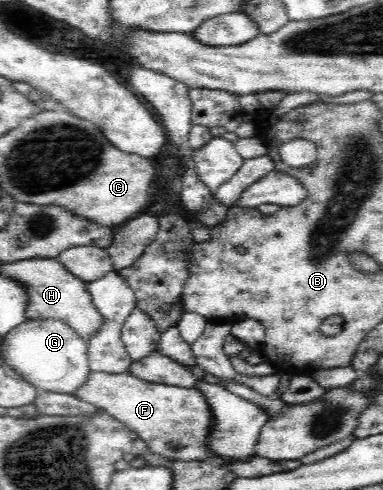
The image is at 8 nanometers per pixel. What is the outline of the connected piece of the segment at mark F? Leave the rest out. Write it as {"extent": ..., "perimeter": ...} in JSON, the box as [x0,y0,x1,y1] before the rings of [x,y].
{"extent":[74,371,215,461],"perimeter":[[[130,371],[119,374],[92,372],[74,395],[110,414],[129,430],[136,432],[151,453],[172,461],[215,461],[208,449],[208,438],[214,427],[207,399],[197,388],[181,388],[147,382]]]}

